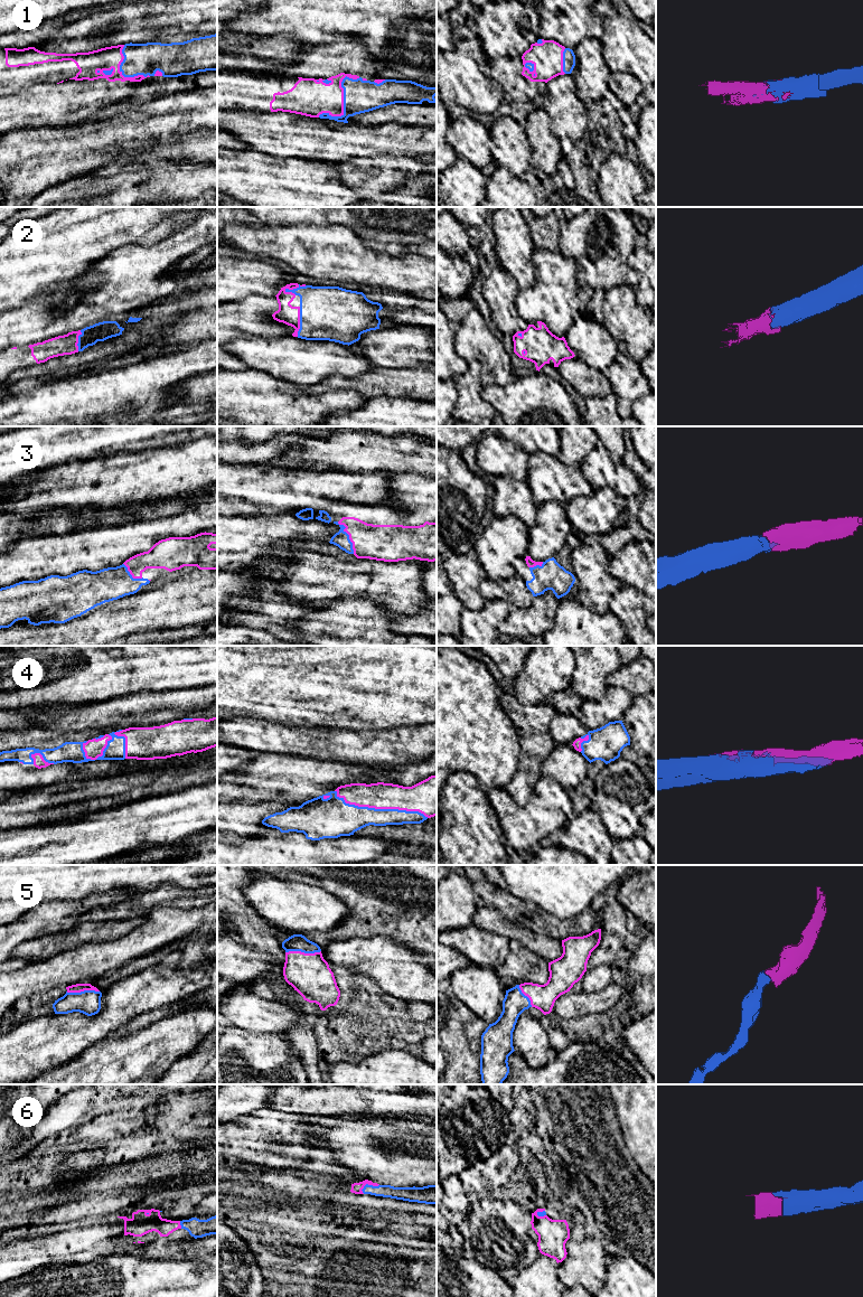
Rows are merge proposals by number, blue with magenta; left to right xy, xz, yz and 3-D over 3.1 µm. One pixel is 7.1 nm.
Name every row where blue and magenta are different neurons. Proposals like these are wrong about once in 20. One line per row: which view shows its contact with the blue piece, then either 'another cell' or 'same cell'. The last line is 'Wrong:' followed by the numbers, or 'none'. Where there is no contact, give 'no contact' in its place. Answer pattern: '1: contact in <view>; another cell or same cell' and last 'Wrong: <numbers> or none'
1: contact in xz; same cell
2: contact in xz; same cell
3: contact in xz; same cell
4: contact in xz; same cell
5: contact in xz; same cell
6: contact in xz; same cell
Wrong: none

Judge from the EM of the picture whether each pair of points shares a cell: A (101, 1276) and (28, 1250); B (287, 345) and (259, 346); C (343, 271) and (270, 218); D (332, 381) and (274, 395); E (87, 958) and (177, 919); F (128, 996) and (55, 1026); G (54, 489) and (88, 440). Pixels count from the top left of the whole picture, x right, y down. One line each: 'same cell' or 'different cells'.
A: different cells
B: same cell
C: different cells
D: different cells
E: same cell
F: same cell
G: different cells

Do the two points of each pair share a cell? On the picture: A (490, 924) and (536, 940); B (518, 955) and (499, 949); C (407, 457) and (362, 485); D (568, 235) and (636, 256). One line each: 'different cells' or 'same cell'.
A: same cell
B: different cells
C: different cells
D: different cells

